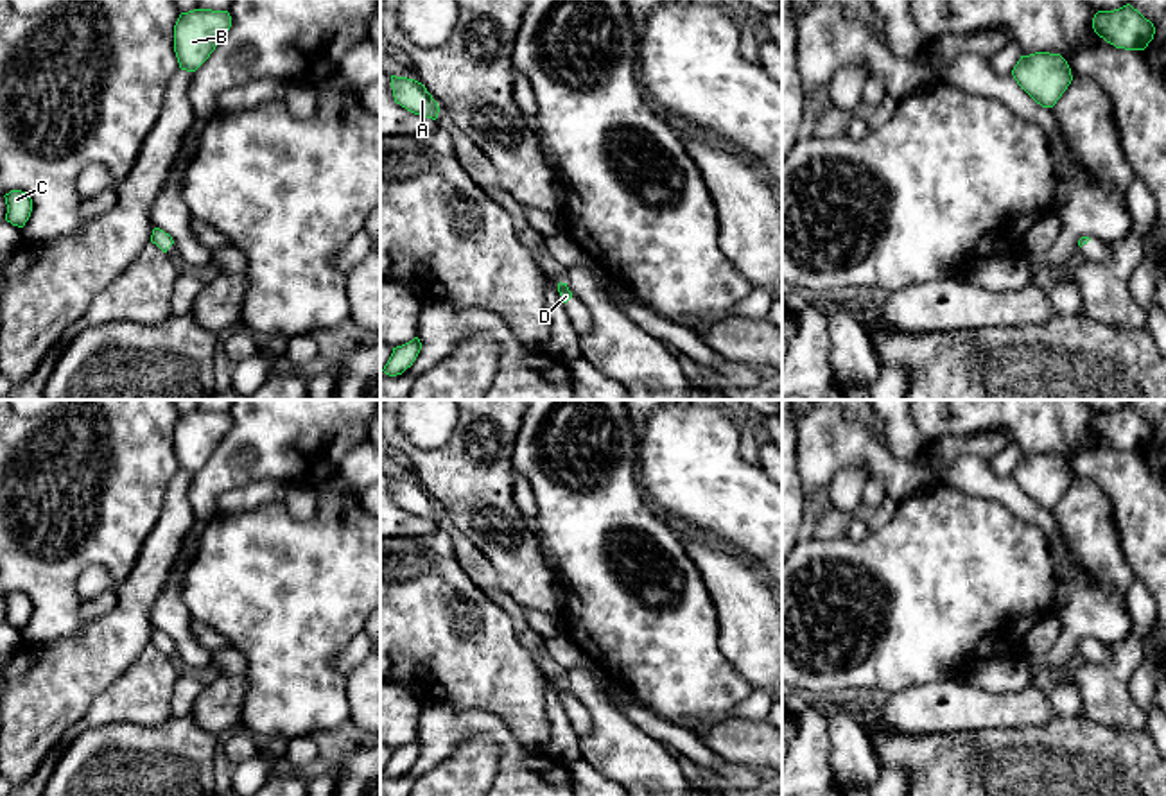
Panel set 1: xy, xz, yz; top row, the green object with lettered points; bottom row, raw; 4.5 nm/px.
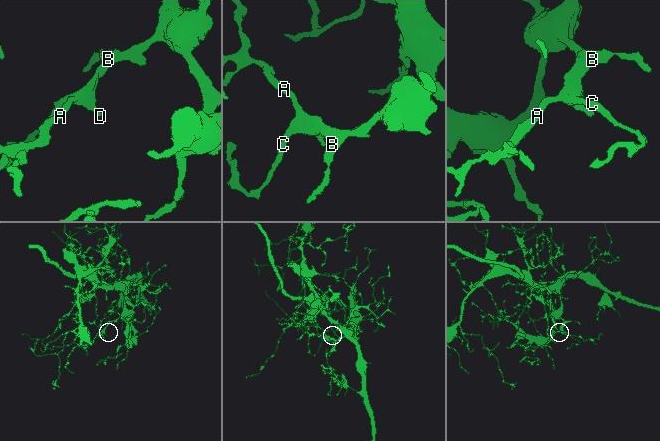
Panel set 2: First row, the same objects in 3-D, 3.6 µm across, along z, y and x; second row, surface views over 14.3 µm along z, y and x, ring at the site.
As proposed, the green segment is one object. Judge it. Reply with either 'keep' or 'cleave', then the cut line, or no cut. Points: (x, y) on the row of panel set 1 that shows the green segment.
keep; cut none

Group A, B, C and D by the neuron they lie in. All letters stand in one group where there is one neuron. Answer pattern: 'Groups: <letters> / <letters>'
Groups: A B C D

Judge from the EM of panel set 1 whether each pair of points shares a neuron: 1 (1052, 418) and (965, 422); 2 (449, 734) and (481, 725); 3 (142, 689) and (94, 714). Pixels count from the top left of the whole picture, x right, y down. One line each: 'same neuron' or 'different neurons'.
1: same neuron
2: same neuron
3: same neuron

